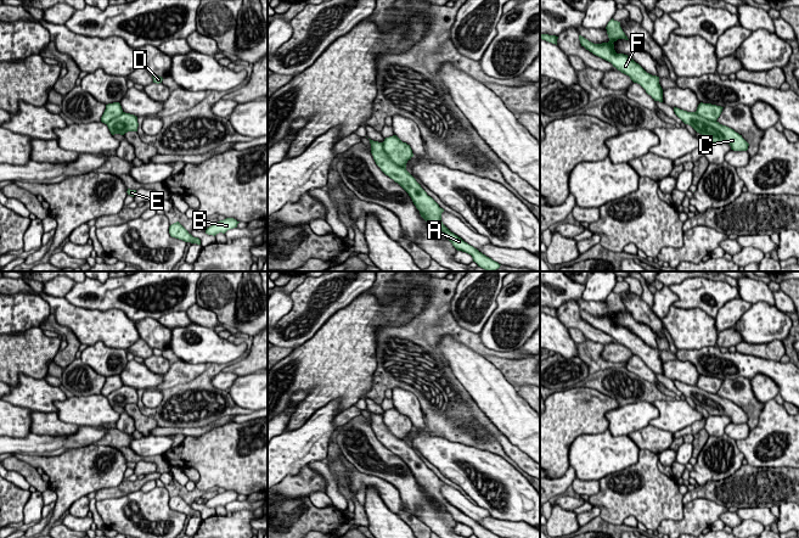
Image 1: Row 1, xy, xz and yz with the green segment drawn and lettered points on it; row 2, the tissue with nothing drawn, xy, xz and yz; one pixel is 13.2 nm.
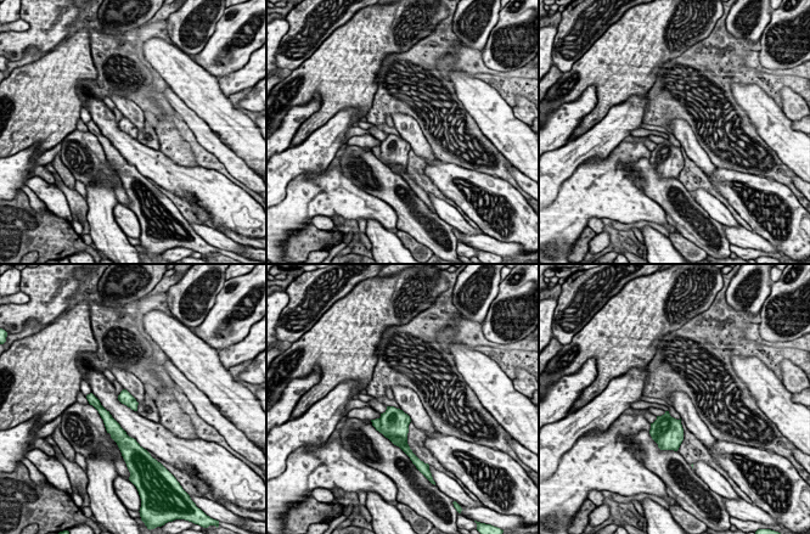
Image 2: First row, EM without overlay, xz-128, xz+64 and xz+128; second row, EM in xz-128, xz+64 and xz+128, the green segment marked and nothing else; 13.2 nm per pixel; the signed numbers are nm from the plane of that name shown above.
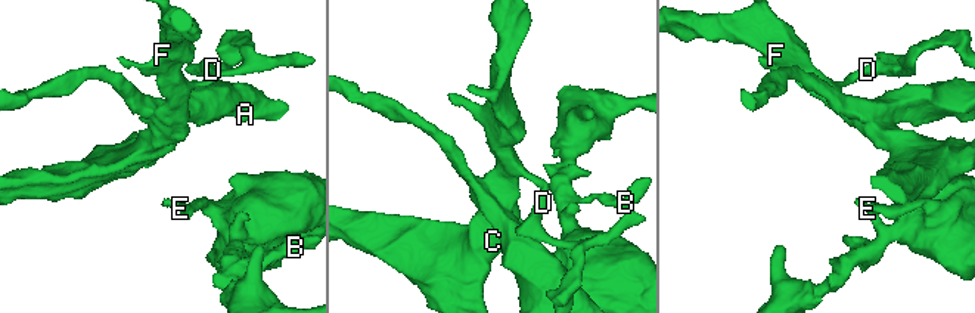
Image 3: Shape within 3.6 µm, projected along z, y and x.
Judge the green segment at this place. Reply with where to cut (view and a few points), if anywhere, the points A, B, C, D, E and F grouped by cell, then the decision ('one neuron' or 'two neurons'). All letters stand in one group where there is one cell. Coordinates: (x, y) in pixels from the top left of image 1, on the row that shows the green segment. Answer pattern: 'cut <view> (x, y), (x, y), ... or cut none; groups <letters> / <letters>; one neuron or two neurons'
cut xz (382, 143), (386, 155), (393, 162), (405, 168); groups A / B C D E F; two neurons

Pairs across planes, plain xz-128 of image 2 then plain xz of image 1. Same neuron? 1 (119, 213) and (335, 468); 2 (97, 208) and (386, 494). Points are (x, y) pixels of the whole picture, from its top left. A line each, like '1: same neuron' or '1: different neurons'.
1: same neuron
2: different neurons

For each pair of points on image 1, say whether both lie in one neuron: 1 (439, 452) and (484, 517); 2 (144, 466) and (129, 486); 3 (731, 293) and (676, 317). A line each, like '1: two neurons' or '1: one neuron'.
1: two neurons
2: two neurons
3: two neurons

